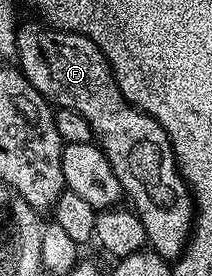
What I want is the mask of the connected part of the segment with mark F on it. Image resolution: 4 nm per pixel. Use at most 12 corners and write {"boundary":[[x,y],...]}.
{"boundary":[[19,24],[17,64],[88,119],[149,248],[181,257],[196,210],[164,127],[100,47]]}

